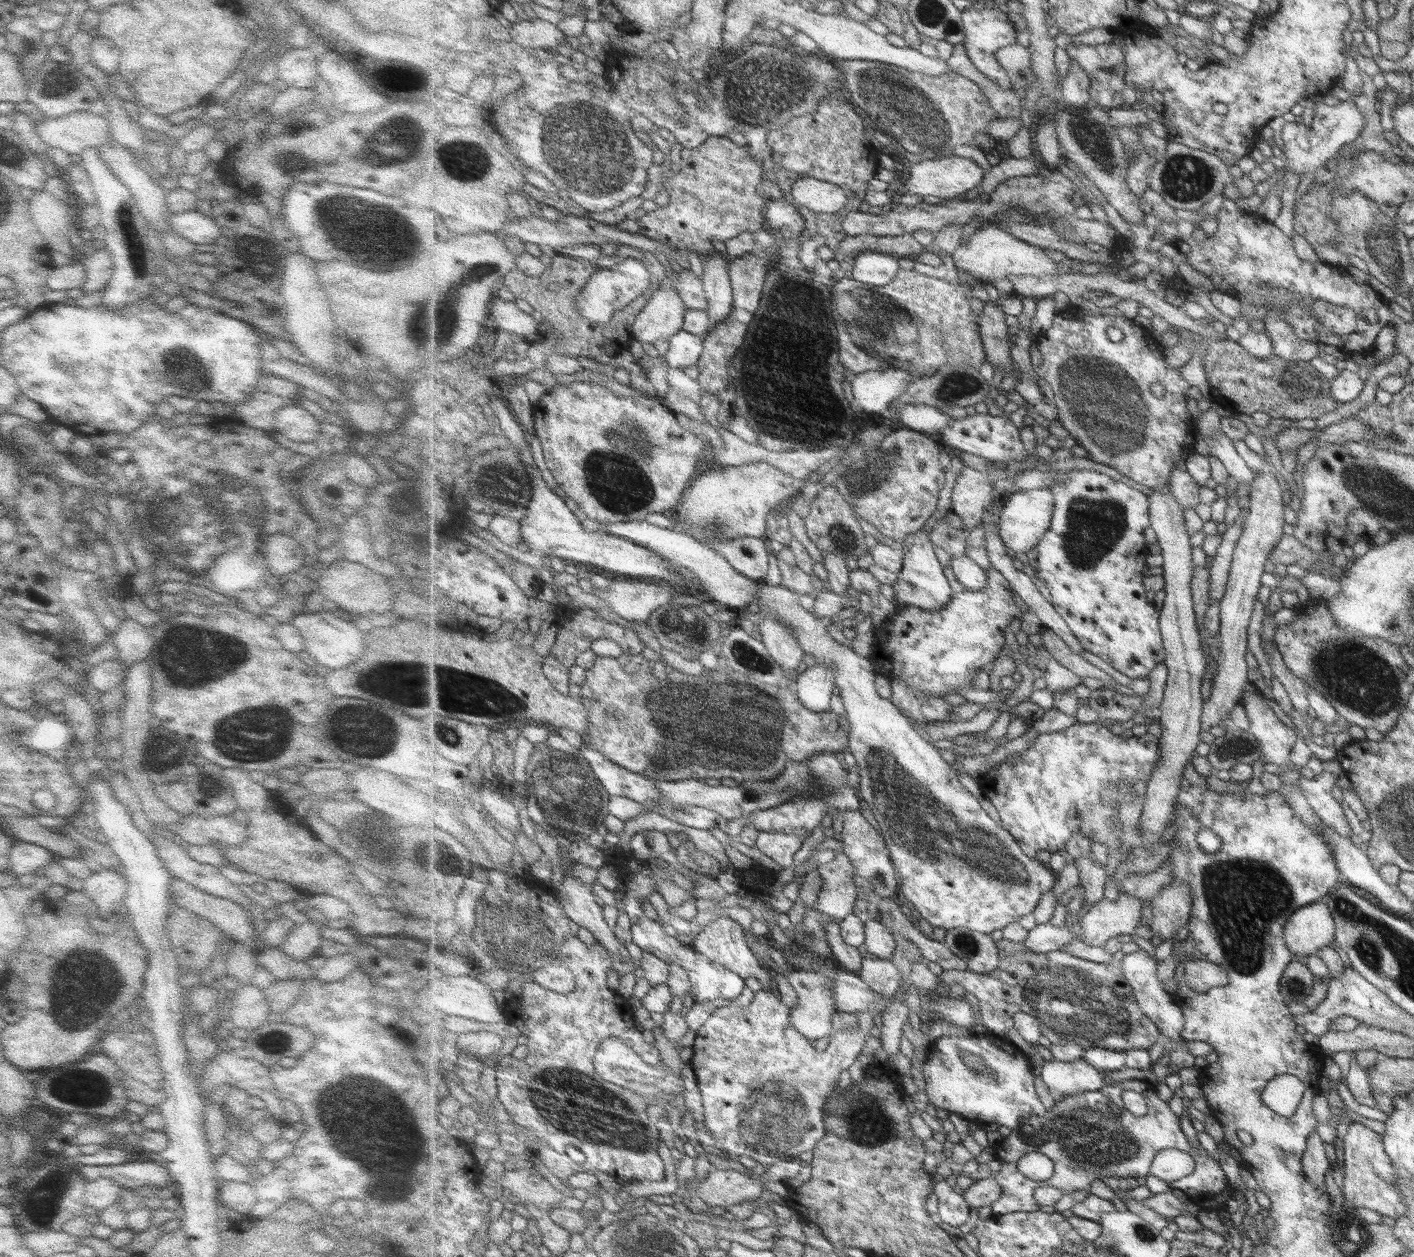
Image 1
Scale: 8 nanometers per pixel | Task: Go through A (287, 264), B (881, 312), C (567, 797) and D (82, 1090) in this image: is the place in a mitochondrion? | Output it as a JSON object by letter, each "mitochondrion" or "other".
{"A":"other","B":"mitochondrion","C":"mitochondrion","D":"mitochondrion"}

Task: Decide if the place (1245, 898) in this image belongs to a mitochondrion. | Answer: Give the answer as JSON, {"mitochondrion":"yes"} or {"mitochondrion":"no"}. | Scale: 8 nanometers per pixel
{"mitochondrion":"yes"}

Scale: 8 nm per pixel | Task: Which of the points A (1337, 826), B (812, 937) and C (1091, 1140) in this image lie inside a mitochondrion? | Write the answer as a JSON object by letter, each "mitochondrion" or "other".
{"A":"other","B":"mitochondrion","C":"mitochondrion"}

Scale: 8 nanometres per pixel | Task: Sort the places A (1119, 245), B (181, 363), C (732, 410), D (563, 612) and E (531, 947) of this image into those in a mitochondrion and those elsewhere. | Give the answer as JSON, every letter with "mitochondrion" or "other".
{"A":"other","B":"mitochondrion","C":"other","D":"other","E":"mitochondrion"}

